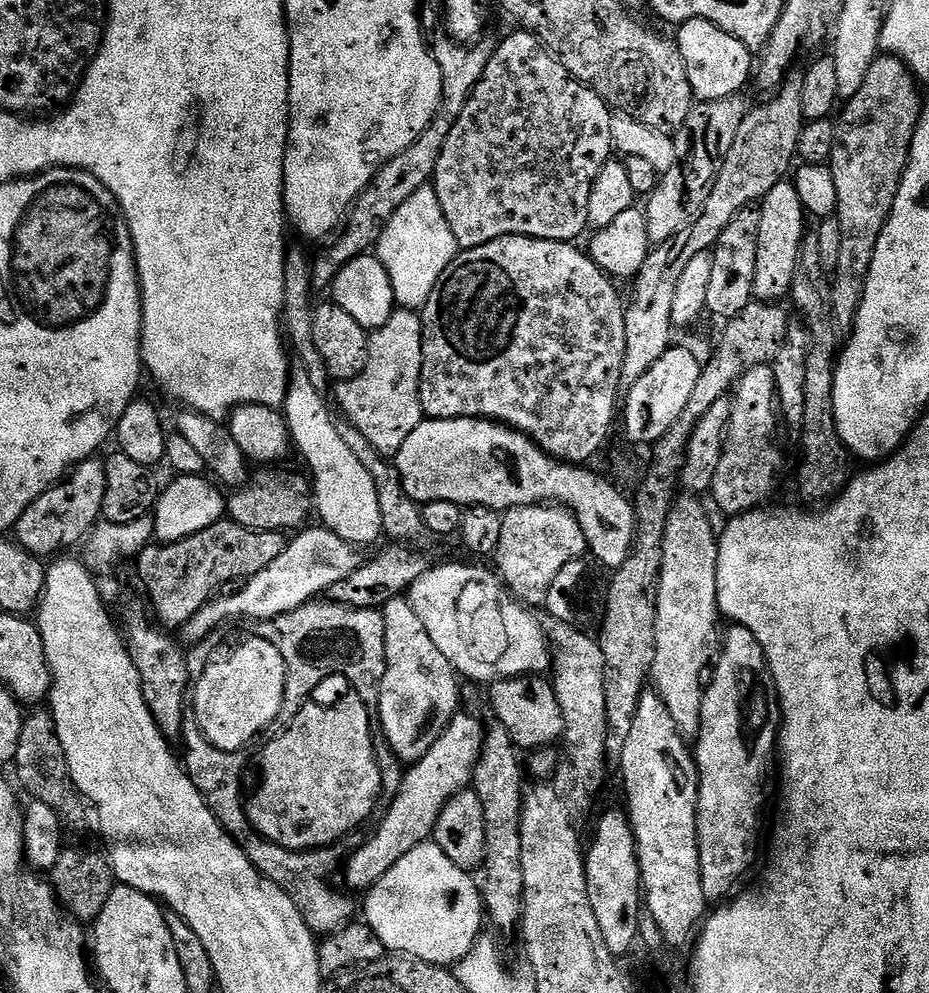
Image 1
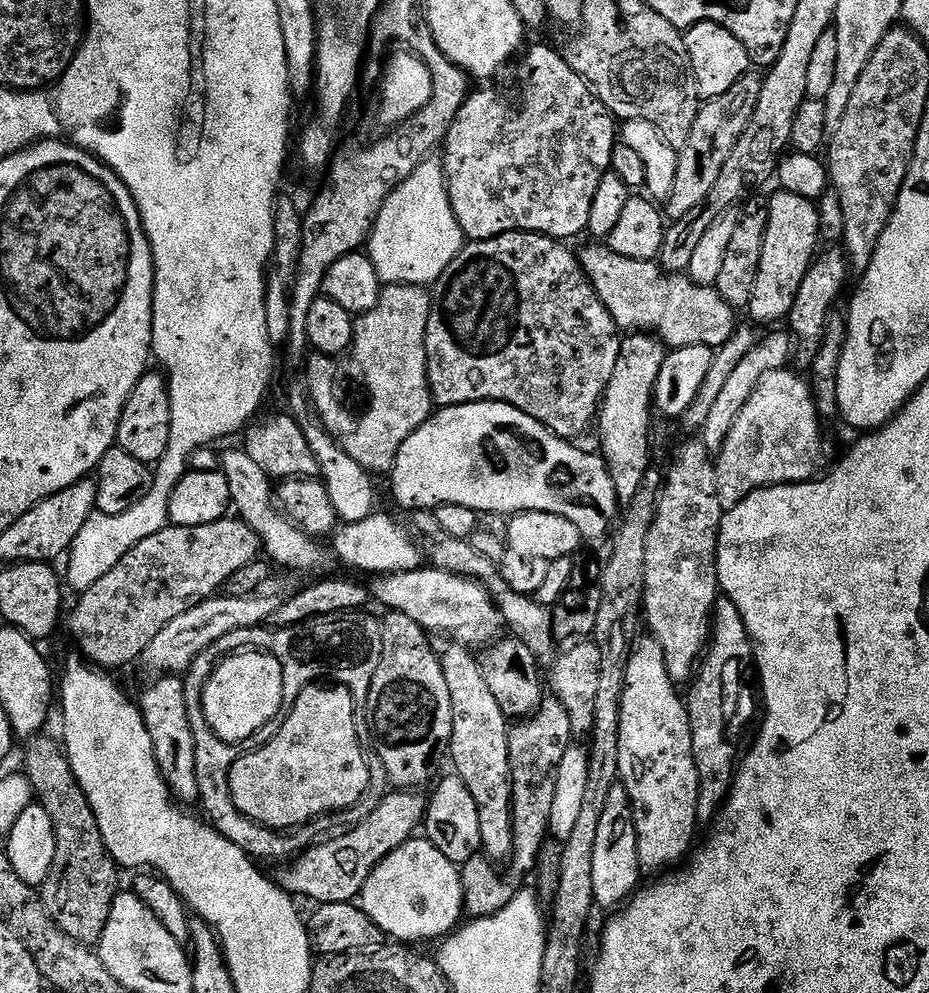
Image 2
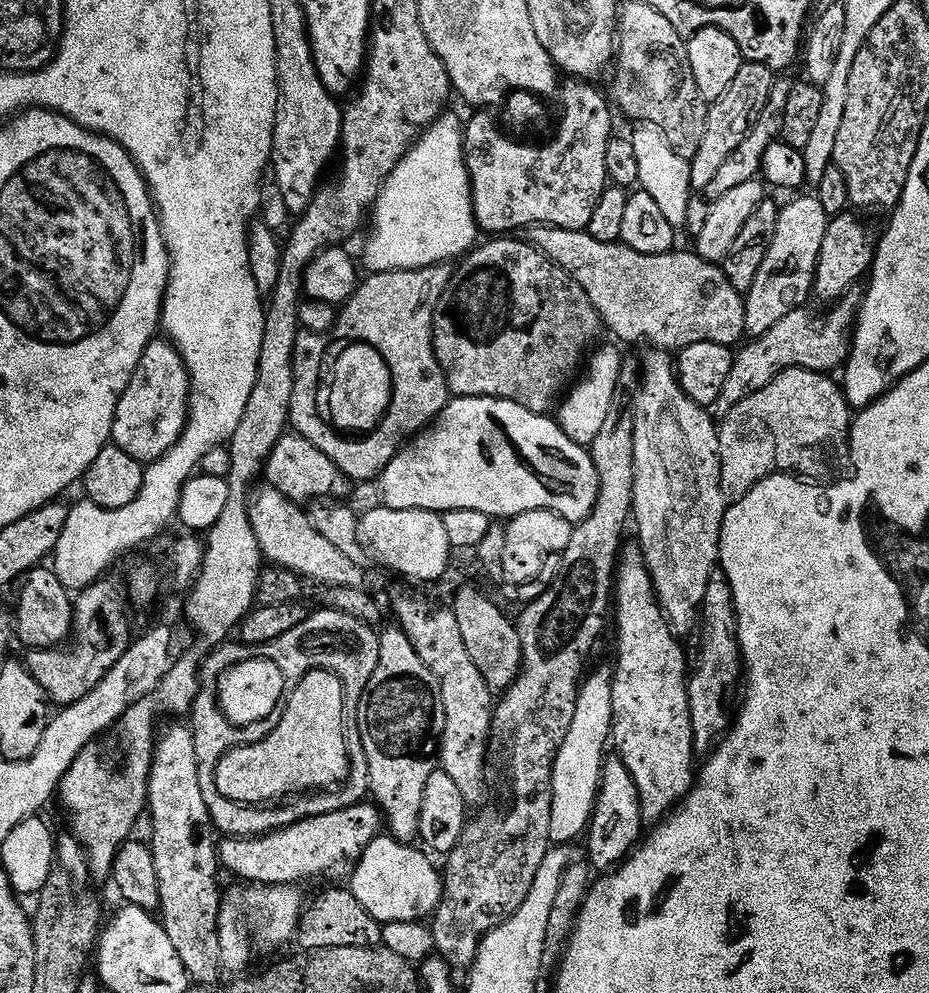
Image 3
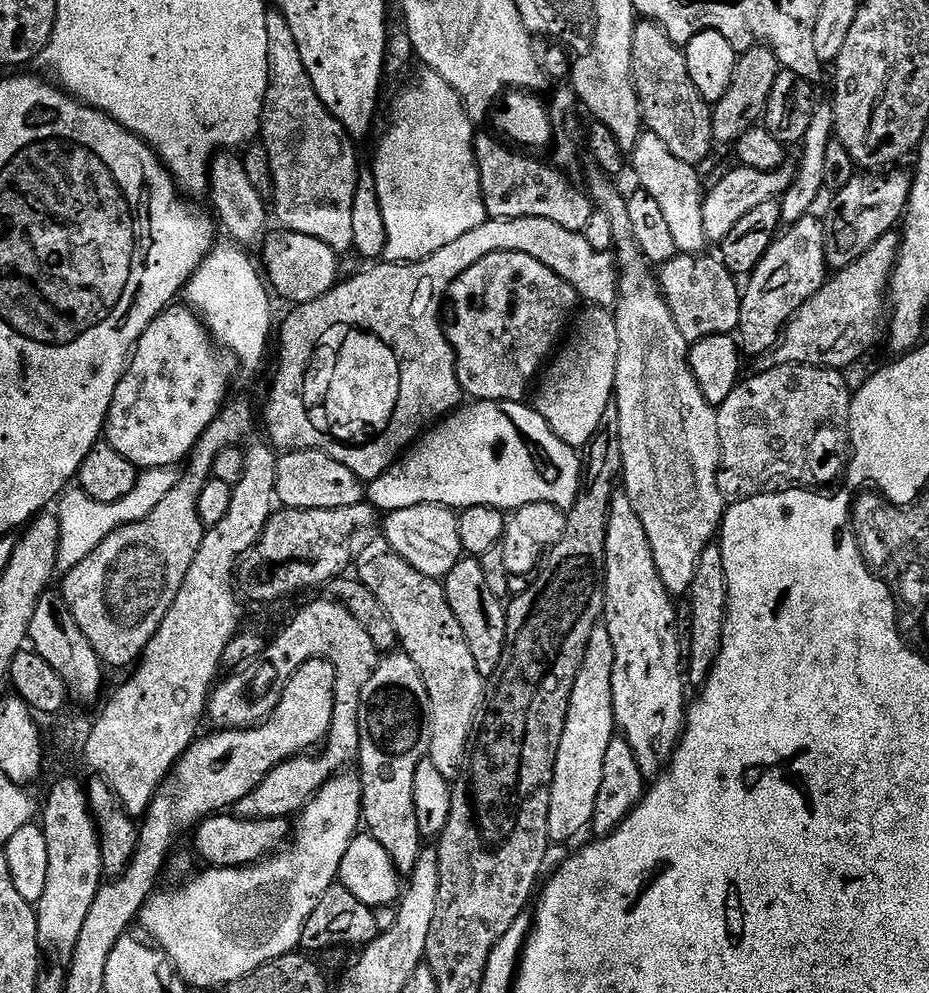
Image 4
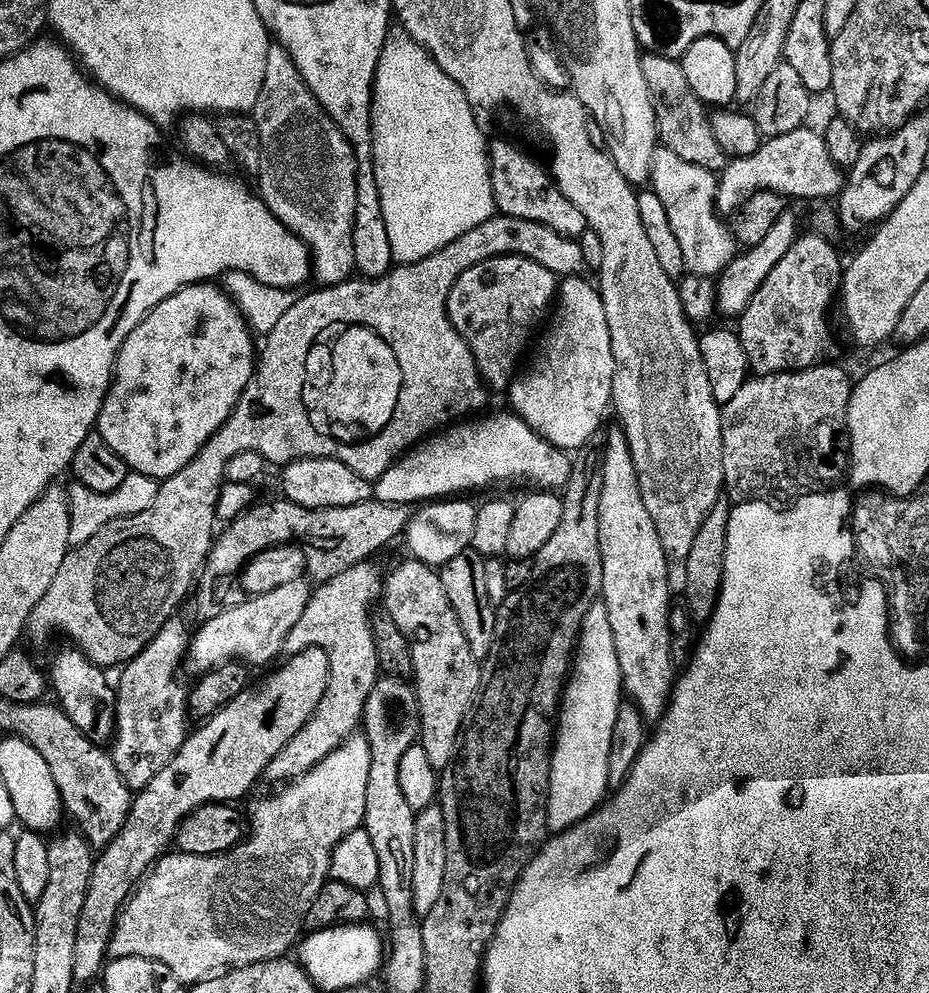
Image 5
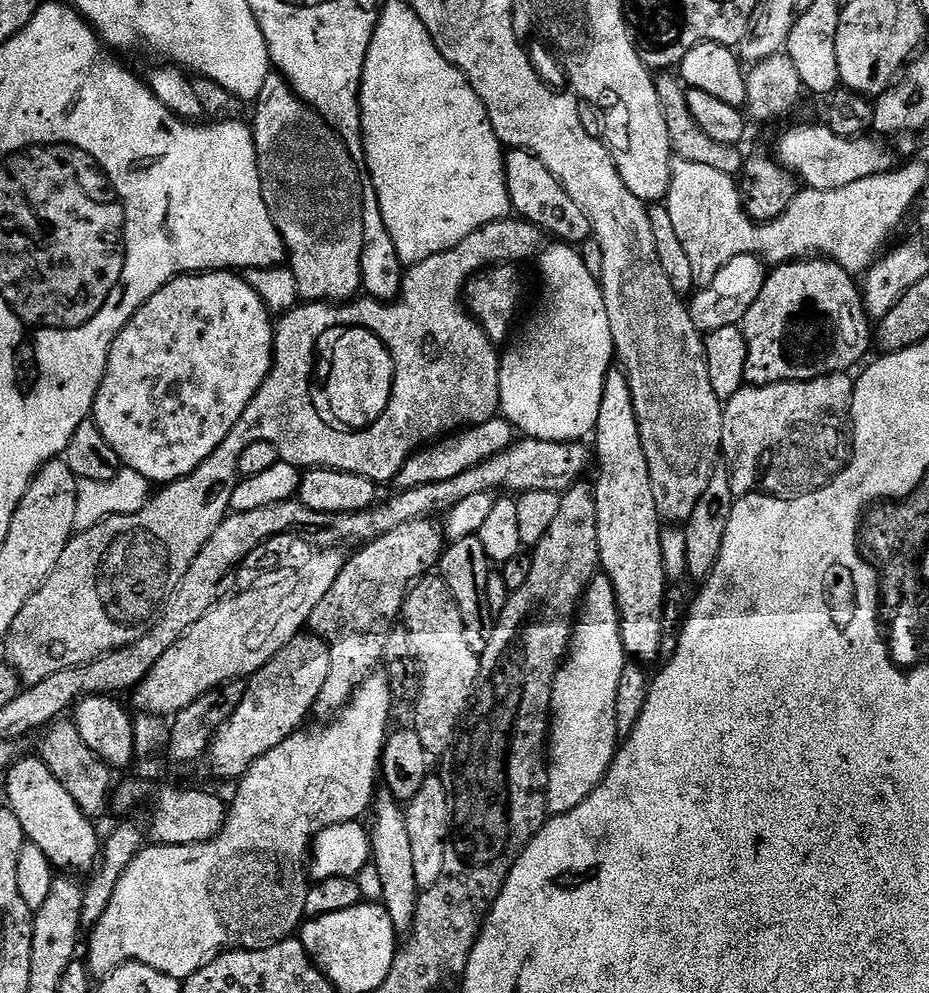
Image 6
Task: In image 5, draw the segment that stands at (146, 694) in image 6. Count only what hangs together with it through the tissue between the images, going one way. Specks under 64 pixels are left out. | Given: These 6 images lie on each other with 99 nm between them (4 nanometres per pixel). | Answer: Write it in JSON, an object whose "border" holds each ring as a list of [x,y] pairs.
{"border":[[[300,579],[289,582],[270,593],[244,598],[241,604],[233,603],[218,618],[205,620],[195,629],[192,642],[188,646],[186,657],[187,671],[203,674],[218,666],[226,666],[239,660],[249,666],[268,664],[284,651],[284,643],[294,630],[298,618],[302,618],[310,602],[313,589],[308,588],[309,581]]]}

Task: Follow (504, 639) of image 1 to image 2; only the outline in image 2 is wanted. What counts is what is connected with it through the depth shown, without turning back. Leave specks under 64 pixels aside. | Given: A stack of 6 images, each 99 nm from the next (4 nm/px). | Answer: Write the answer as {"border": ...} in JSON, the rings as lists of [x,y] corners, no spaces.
{"border":[[[421,566],[409,572],[380,574],[373,580],[376,581],[370,584],[370,596],[375,603],[377,600],[385,604],[385,609],[406,614],[429,633],[457,640],[469,649],[491,646],[501,639],[505,631],[504,619],[492,601],[492,595],[473,580],[446,574],[431,566]]]}

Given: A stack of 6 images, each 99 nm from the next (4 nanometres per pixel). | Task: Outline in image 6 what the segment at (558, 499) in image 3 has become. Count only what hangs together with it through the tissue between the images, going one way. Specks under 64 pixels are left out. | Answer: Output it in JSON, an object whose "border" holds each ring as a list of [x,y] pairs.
{"border":[[[493,418],[485,424],[478,424],[470,428],[449,434],[433,443],[413,452],[407,462],[402,466],[402,470],[395,478],[395,483],[401,489],[417,488],[430,482],[446,482],[450,478],[458,478],[467,468],[473,468],[484,460],[489,460],[491,456],[496,456],[503,452],[509,444],[513,443],[514,429],[507,420],[503,418]]]}

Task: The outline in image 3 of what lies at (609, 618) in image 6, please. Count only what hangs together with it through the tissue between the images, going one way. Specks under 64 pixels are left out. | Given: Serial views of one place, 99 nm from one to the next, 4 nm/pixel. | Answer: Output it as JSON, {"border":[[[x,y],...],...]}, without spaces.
{"border":[[[600,668],[597,672],[589,671],[587,673],[586,679],[580,688],[580,693],[578,694],[578,702],[574,706],[574,722],[570,722],[570,734],[566,734],[566,738],[562,742],[562,746],[558,750],[558,758],[554,762],[554,774],[552,775],[552,821],[550,822],[550,841],[556,846],[568,846],[573,842],[571,840],[576,840],[585,835],[588,831],[588,825],[592,819],[592,811],[596,808],[596,798],[600,790],[600,772],[604,768],[604,761],[606,759],[606,751],[604,752],[604,747],[609,747],[610,737],[612,735],[612,707],[614,706],[614,698],[612,697],[612,674],[613,669]]]}

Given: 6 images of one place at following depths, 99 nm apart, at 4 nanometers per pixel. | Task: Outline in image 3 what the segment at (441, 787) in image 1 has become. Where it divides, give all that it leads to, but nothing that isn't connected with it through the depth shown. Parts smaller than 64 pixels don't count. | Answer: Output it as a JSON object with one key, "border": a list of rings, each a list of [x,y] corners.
{"border":[[[365,802],[330,814],[311,816],[289,828],[266,836],[229,836],[218,844],[220,867],[233,872],[237,881],[254,884],[295,884],[333,876],[340,882],[351,877],[366,846],[382,832],[382,813],[375,803]]]}

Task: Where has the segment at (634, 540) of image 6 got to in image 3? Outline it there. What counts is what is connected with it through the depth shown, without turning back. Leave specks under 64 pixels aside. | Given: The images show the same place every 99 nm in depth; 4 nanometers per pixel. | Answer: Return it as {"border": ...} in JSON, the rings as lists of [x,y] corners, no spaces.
{"border":[[[639,543],[623,545],[614,580],[617,660],[612,674],[614,706],[611,739],[614,741],[614,748],[616,744],[615,751],[621,762],[626,766],[626,770],[630,770],[630,778],[634,778],[634,786],[638,786],[640,813],[645,825],[655,826],[661,823],[694,787],[694,745],[688,701],[690,664],[684,661],[684,648],[676,641],[679,640],[677,633],[672,631],[672,625],[660,609],[660,599],[656,596],[656,587],[652,585],[652,575],[648,573],[644,550]]]}

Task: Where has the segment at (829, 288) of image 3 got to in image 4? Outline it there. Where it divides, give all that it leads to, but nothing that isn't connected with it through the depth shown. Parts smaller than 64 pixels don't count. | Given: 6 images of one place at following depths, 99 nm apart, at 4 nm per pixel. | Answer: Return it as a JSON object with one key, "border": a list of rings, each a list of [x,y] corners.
{"border":[[[884,170],[879,174],[857,174],[840,192],[831,197],[824,222],[824,249],[828,267],[839,270],[858,262],[878,238],[893,231],[905,219],[912,193],[912,176],[900,170]]]}

